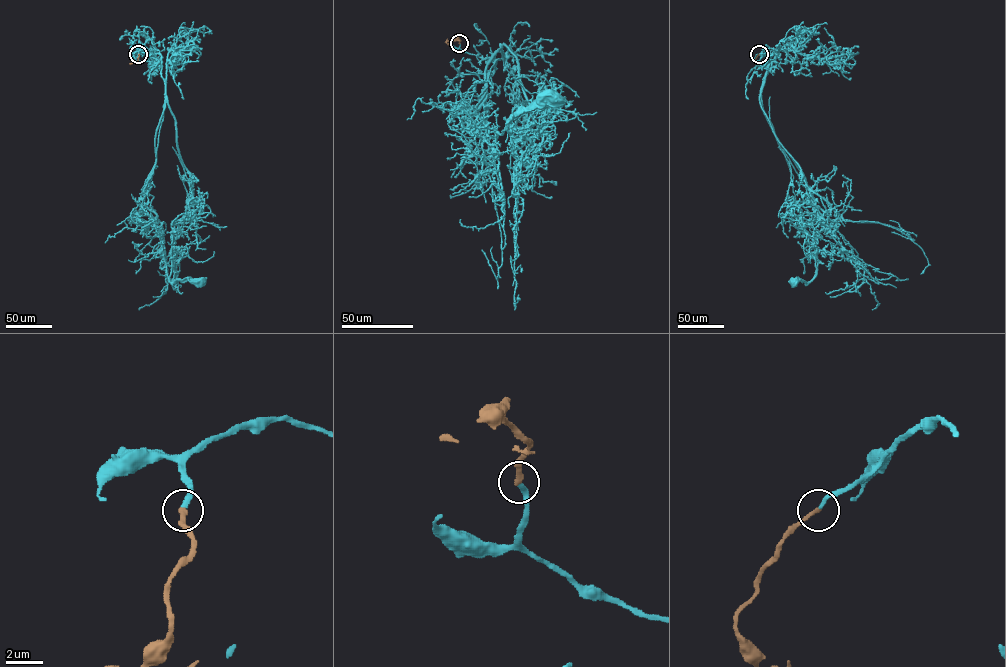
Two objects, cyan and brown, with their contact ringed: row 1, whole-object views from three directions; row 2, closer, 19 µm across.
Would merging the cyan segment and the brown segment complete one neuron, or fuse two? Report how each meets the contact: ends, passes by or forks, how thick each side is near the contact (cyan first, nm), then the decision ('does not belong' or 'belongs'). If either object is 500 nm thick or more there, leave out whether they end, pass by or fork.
cyan ends | brown ends | 240/280 nm | belongs

